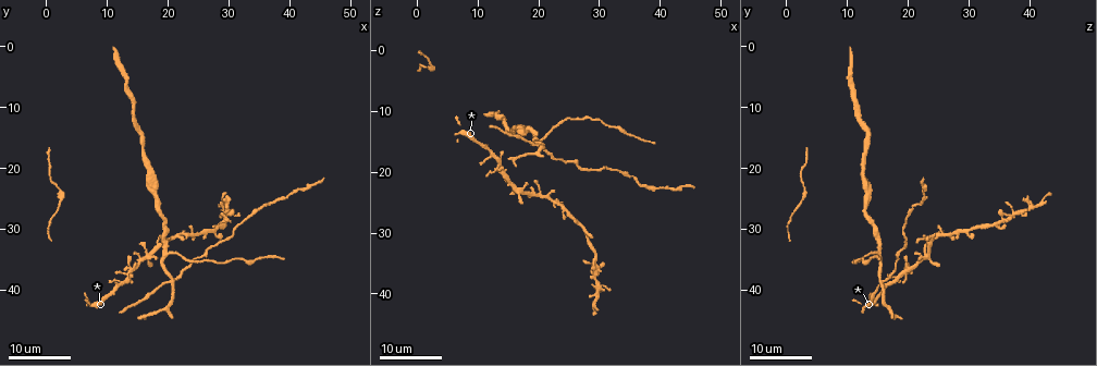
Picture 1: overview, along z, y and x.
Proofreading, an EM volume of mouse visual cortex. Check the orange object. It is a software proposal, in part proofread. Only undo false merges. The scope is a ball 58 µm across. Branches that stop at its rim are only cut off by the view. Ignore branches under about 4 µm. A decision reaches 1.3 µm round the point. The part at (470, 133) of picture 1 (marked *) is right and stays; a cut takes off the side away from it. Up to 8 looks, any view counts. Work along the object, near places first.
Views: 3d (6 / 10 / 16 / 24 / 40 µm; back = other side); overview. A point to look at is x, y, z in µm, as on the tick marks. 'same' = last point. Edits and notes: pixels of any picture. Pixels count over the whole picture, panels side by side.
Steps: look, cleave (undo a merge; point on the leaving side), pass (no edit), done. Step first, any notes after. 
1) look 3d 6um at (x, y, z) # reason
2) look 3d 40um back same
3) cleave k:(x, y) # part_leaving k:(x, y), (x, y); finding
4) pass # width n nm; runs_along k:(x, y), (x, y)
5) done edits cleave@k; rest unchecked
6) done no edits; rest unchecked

look 3d 24um at (20.5, 34.0, 15.0) # three arms meet

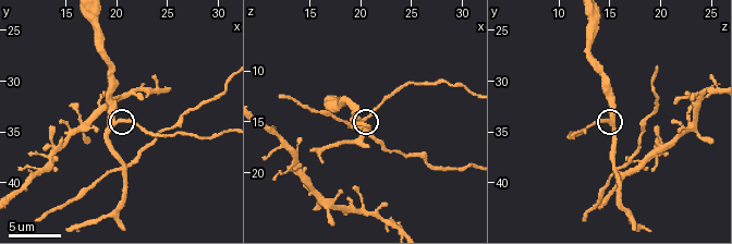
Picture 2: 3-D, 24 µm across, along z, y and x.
look 3d 6um at (20.2, 33.8, 14.8)

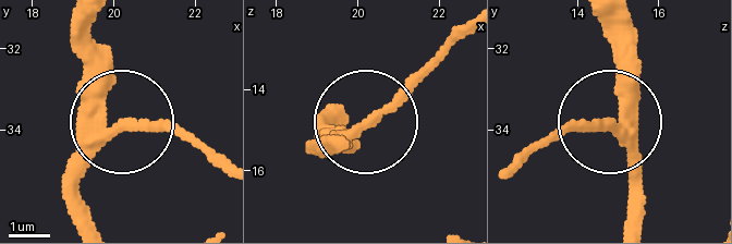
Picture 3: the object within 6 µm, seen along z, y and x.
pass # arms 3; one neuron here

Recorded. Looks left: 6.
look 3d 10um at (18.4, 27.2, 13.0) # sudden change in width

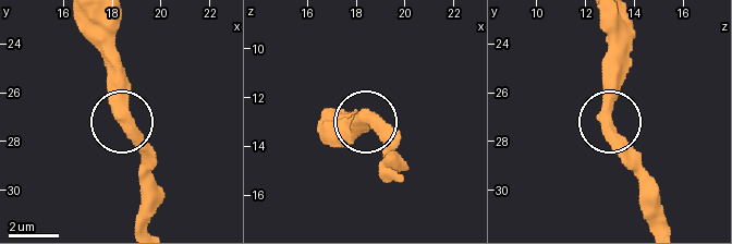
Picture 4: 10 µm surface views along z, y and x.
pass # runs_along 4:(661, 223), (653, 180), (611, 117), (611, 57); one neuron here

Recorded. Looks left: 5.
look 3d 16um at (18.0, 21.5, 12.5) # sudden change in width

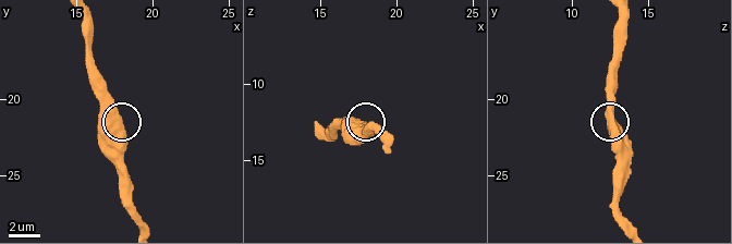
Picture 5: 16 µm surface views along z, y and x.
look 3d 10um at (17.8, 21.8, 12.8)

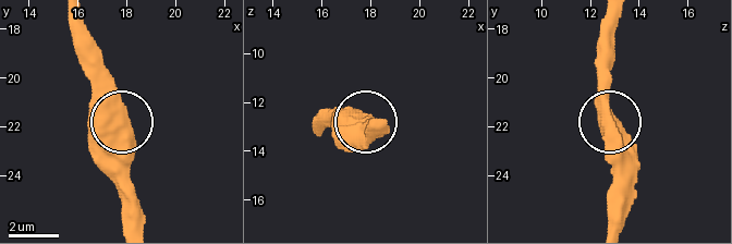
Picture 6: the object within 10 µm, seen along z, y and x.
pass # width 840 nm; runs_along 6:(134, 223), (127, 136), (102, 51); continuous, no second neuron

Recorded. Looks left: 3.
look 3d 16um at (20.6, 38.4, 15.6) # four or more arms meet

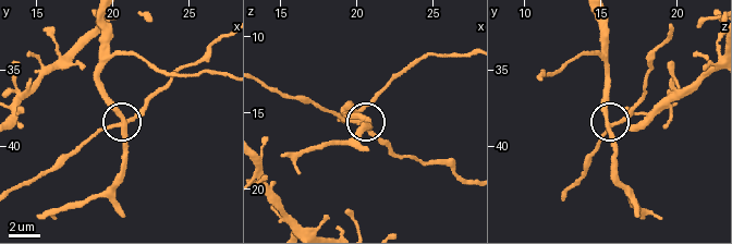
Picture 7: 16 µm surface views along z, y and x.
cleave 7:(114, 102) # side_arm 35 um; part_leaving 7:(122, 122), (119, 108), (98, 76), (102, 19); two neurons meet here

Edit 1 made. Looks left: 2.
done edits cleave@7; rest unchecked

